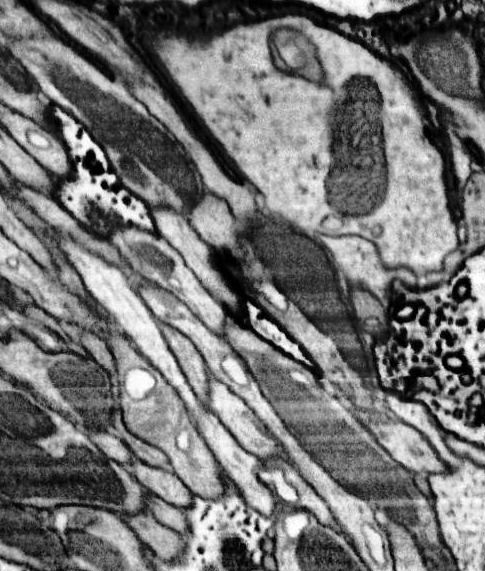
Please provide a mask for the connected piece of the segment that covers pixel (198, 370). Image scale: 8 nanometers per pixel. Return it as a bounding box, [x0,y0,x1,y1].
[160,324,208,408]

